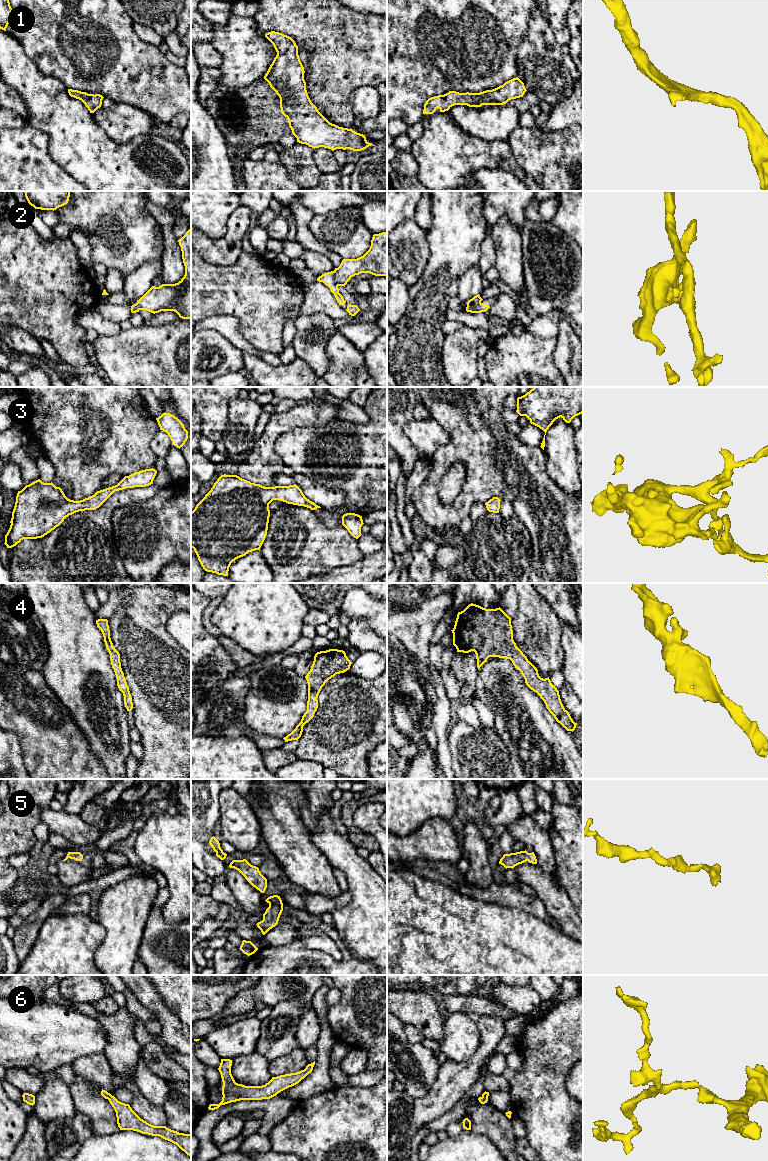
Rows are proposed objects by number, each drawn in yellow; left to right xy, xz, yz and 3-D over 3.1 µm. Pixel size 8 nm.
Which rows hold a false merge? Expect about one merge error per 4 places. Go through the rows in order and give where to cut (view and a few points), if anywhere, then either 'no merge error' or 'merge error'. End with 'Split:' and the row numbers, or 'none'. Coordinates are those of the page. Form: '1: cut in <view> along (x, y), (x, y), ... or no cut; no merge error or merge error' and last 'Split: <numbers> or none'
1: no cut; no merge error
2: cut in xz along (333, 271), (333, 277), (337, 286); merge error
3: no cut; no merge error
4: no cut; no merge error
5: no cut; no merge error
6: no cut; no merge error
Split: 2

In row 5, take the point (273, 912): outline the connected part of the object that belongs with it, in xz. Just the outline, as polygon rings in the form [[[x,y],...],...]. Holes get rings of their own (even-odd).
[[[273,895],[268,897],[265,901],[269,904],[269,907],[263,914],[263,920],[256,924],[263,935],[278,924],[283,911],[283,903],[280,896]]]

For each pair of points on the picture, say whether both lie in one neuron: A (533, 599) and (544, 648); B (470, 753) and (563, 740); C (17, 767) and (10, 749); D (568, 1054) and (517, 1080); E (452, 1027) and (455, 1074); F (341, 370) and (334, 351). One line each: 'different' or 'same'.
A: same
B: different
C: same
D: same
E: different
F: same

